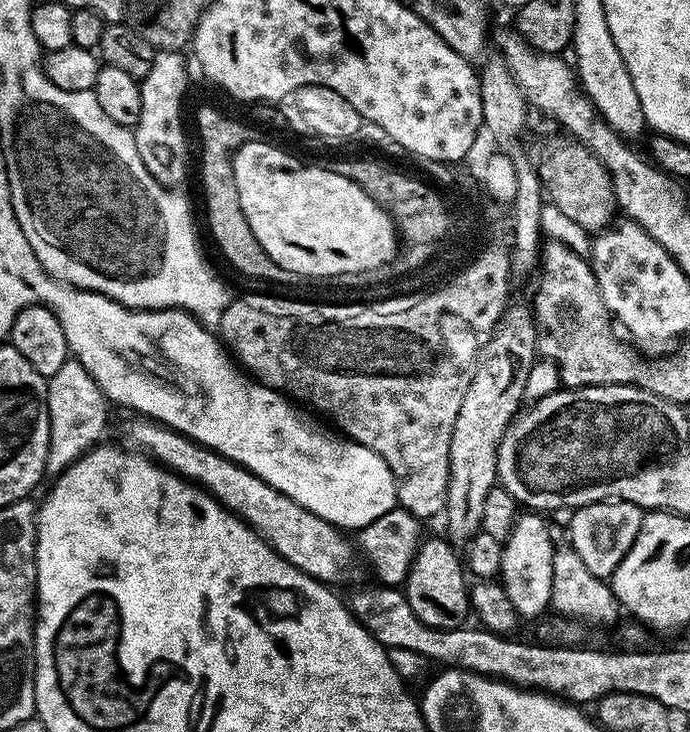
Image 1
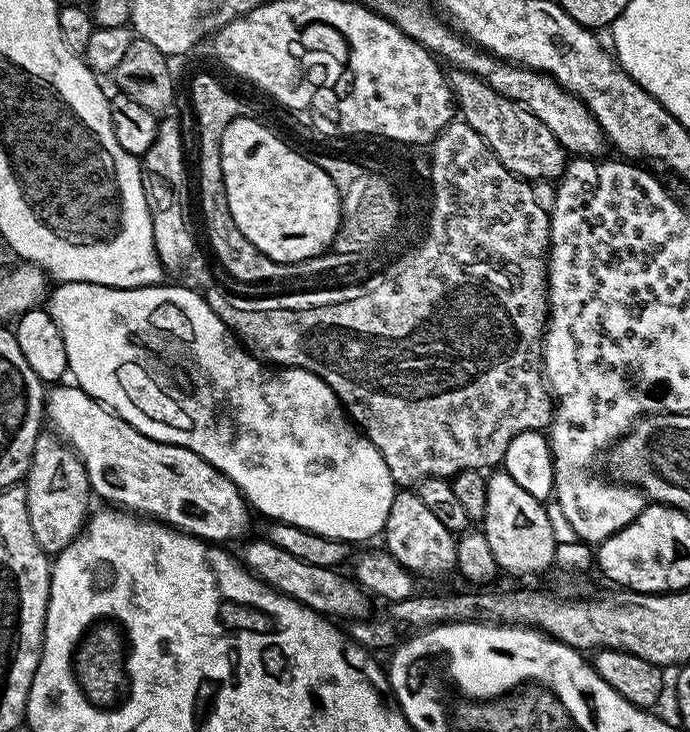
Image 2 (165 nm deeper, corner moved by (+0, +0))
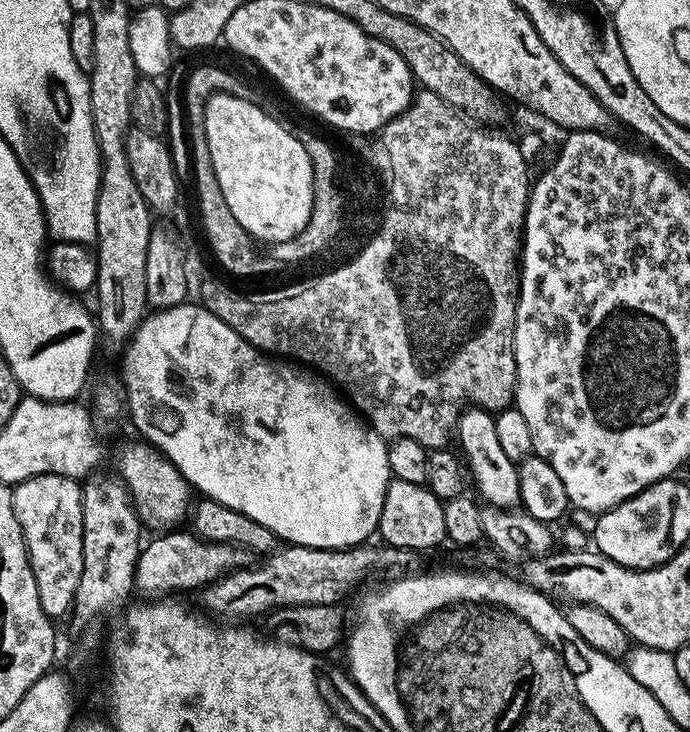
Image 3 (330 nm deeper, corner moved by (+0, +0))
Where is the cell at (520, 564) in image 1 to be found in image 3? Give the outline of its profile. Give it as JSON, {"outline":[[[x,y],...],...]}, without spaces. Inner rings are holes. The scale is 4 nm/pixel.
{"outline":[[[476,405],[465,407],[459,416],[456,424],[456,440],[462,446],[462,458],[465,462],[469,477],[474,480],[474,484],[484,502],[489,507],[513,509],[520,501],[519,478],[520,472],[517,463],[514,464],[505,448],[498,432],[497,420],[493,413],[485,411]]]}

